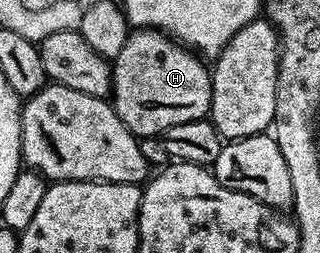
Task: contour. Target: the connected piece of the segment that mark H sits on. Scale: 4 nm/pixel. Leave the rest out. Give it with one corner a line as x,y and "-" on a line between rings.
143,28
141,30
131,31
129,38
124,42
124,50
120,50
120,54
112,62
112,103
116,114
120,118
120,122
124,122
124,126
128,126
128,130
133,136
139,138
145,137
161,137
163,132
168,131
172,126
180,126
180,122
192,122
193,120
207,119
210,111
210,78
211,69
201,64
203,61
185,44
178,43
173,36
157,31
153,28

